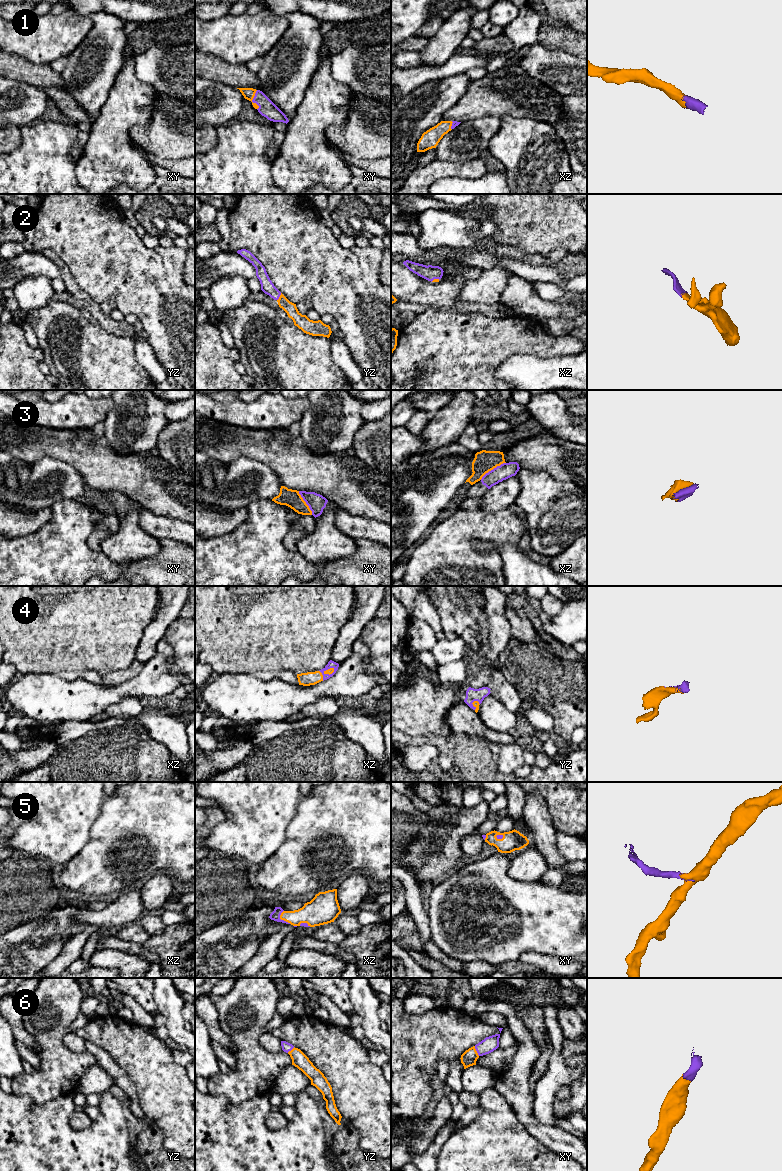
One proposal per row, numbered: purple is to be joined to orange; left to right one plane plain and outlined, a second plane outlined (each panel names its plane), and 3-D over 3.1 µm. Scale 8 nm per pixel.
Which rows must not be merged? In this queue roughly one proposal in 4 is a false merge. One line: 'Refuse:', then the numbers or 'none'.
Refuse: 3

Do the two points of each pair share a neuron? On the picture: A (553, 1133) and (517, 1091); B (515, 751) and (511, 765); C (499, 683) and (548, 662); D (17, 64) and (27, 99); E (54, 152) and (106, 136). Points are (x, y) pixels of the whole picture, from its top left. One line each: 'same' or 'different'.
A: same
B: same
C: different
D: different
E: different

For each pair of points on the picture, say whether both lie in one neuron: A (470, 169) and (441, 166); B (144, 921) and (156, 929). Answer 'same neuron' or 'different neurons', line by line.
A: same neuron
B: same neuron

